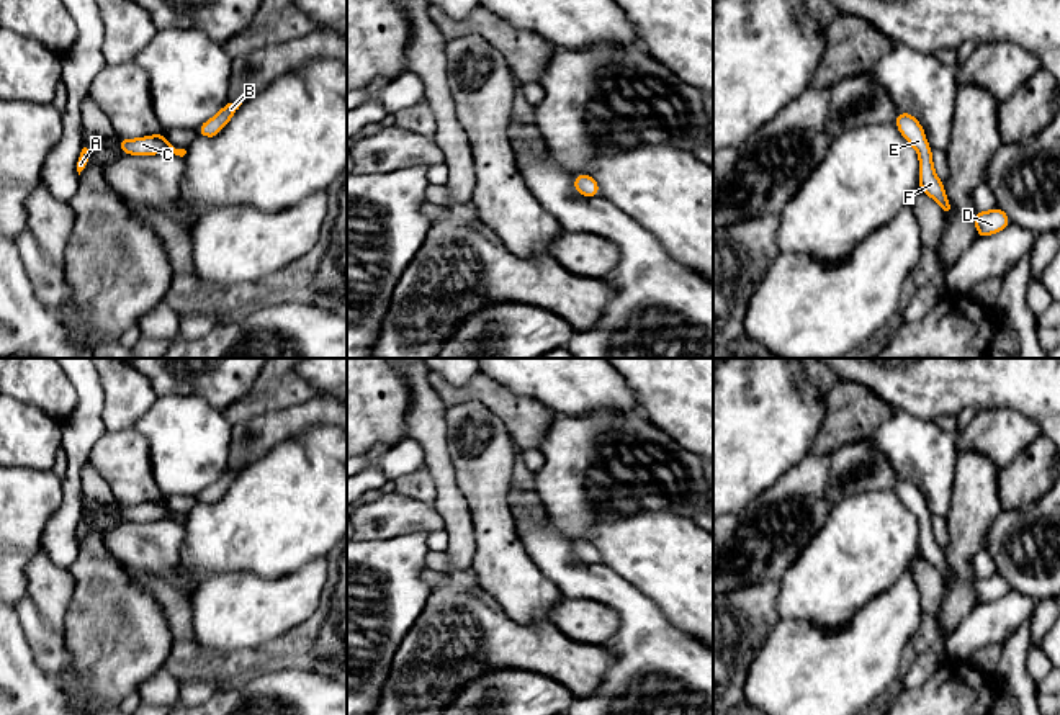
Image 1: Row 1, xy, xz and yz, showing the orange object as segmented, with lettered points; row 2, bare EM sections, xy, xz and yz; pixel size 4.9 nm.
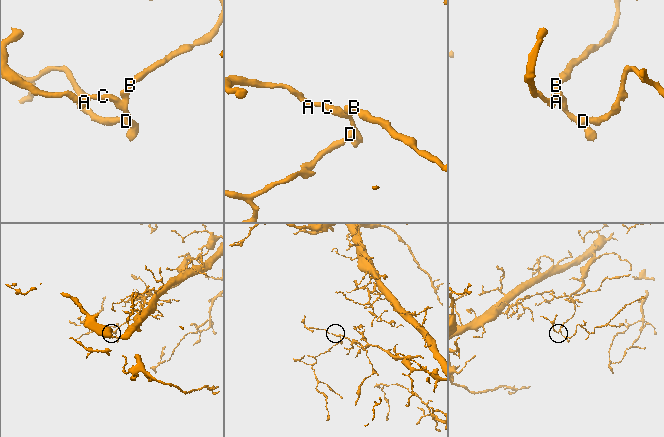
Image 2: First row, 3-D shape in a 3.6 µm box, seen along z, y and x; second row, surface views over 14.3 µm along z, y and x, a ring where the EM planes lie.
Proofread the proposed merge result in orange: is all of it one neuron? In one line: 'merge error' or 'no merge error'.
no merge error

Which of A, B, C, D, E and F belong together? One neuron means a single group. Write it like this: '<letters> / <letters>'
A B C D E F

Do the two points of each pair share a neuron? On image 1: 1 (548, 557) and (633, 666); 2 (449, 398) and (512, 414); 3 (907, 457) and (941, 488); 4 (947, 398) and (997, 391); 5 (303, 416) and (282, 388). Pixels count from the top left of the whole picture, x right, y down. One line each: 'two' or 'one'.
1: one
2: one
3: one
4: one
5: two

